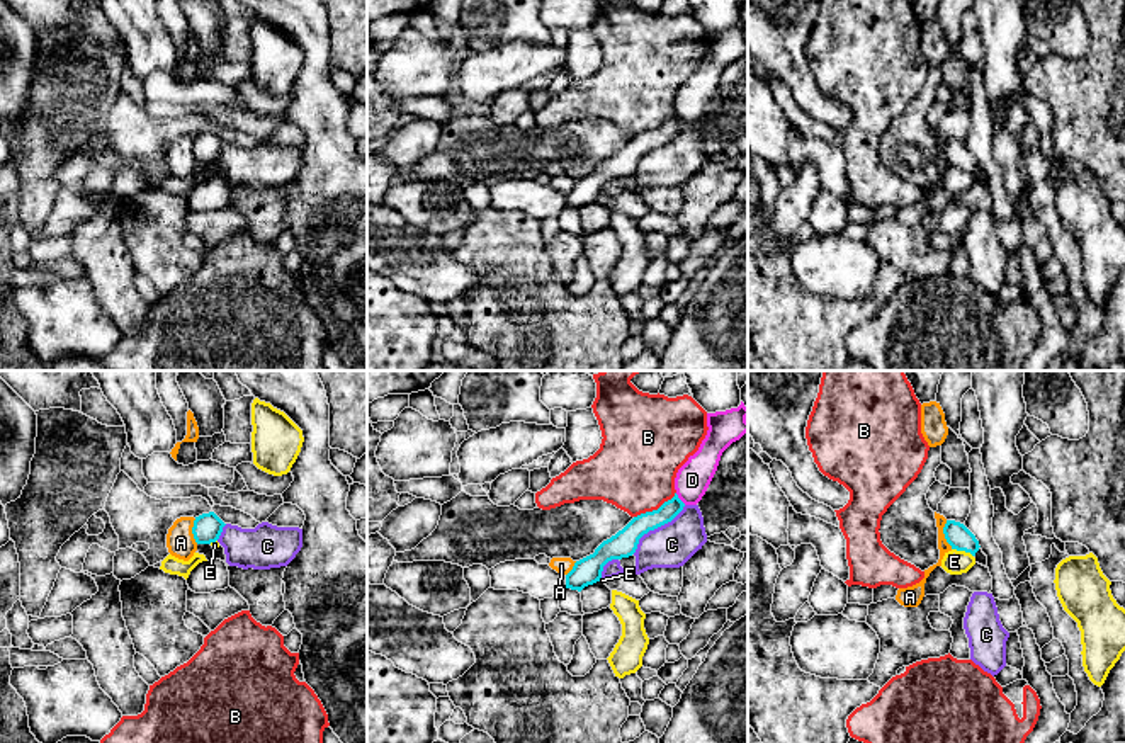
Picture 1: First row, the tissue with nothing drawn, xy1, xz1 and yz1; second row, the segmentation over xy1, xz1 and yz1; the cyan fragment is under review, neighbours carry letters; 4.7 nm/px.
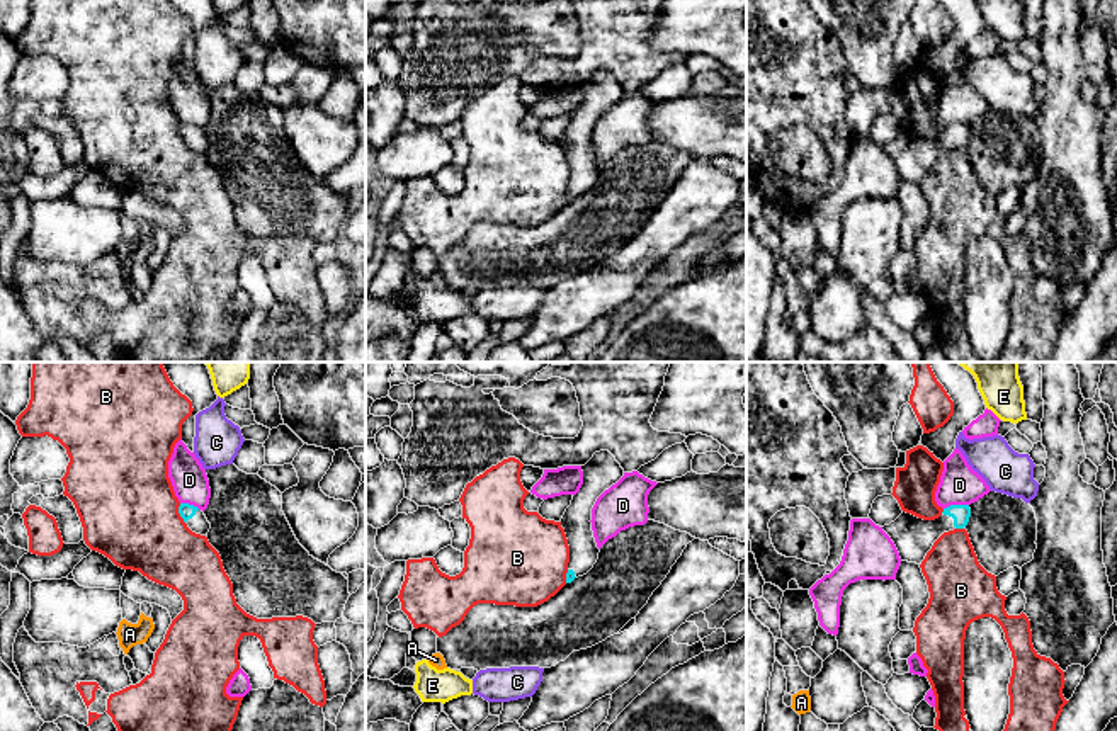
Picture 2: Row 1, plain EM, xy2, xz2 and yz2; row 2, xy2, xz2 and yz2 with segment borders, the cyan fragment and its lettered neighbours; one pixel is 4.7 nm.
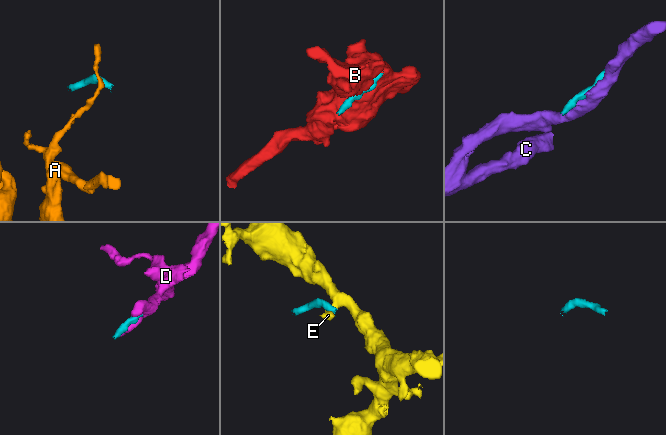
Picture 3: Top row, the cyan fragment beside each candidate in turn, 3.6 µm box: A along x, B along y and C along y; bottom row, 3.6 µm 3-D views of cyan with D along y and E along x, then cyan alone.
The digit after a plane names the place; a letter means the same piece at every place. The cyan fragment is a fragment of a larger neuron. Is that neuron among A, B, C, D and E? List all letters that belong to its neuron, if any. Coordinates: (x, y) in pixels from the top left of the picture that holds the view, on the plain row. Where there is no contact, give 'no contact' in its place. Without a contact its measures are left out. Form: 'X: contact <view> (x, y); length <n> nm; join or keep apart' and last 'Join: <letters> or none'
A: contact yz1 (945, 153); length 140 nm; keep apart
B: contact xz1 (655, 130); length 240 nm; keep apart
C: contact xz1 (655, 147); length 340 nm; keep apart
D: contact yz2 (956, 124); length 120 nm; keep apart
E: contact yz1 (962, 169); length 110 nm; keep apart
Join: none

